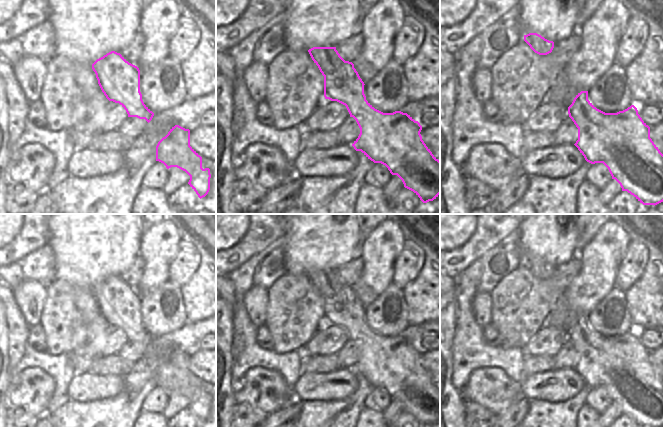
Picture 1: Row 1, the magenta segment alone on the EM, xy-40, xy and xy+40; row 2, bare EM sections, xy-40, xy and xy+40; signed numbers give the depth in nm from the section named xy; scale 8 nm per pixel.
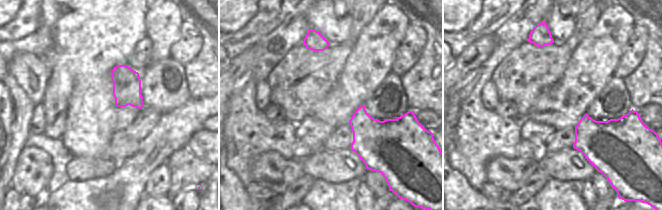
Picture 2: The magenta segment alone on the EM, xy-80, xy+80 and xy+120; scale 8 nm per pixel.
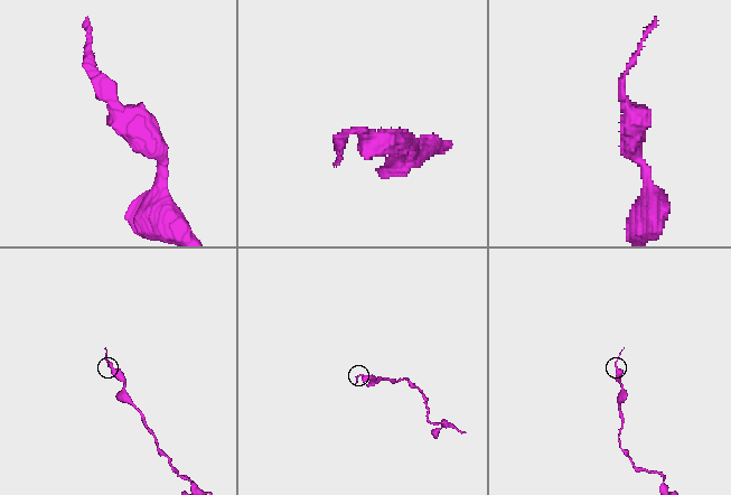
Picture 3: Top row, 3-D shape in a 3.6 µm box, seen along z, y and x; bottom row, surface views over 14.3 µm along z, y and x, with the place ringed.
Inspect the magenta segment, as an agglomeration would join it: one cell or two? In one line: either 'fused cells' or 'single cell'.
single cell

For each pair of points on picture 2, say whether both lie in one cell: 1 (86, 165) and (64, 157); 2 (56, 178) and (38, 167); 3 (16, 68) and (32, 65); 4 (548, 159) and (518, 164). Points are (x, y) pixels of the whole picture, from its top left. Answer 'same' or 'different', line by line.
1: different
2: different
3: same
4: different

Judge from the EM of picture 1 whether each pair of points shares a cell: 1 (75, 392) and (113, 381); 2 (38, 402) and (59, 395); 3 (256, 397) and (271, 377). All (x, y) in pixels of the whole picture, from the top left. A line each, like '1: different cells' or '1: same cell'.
1: same cell
2: different cells
3: same cell

